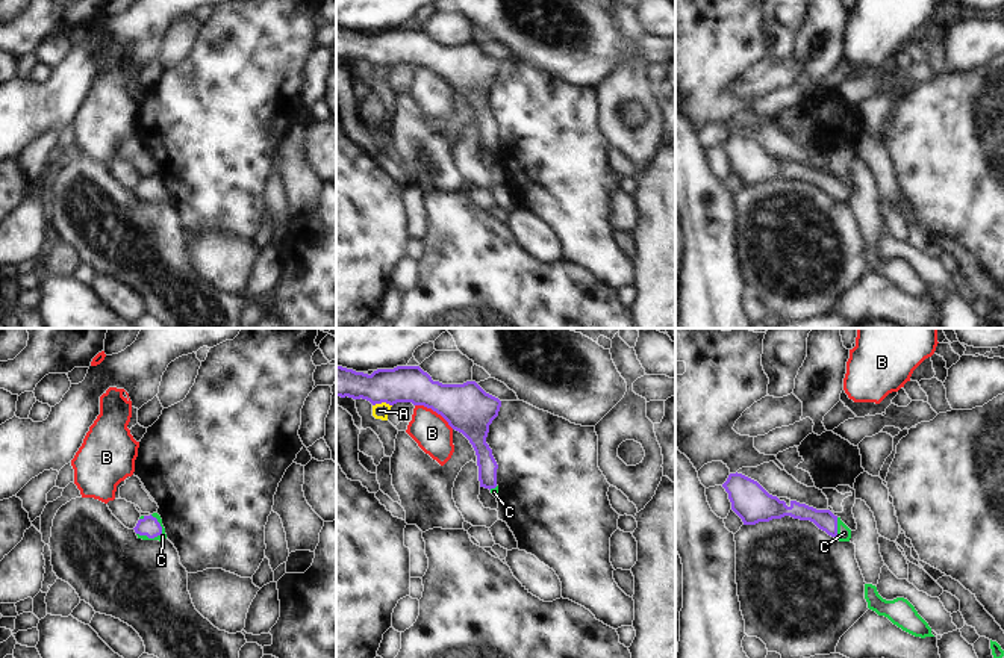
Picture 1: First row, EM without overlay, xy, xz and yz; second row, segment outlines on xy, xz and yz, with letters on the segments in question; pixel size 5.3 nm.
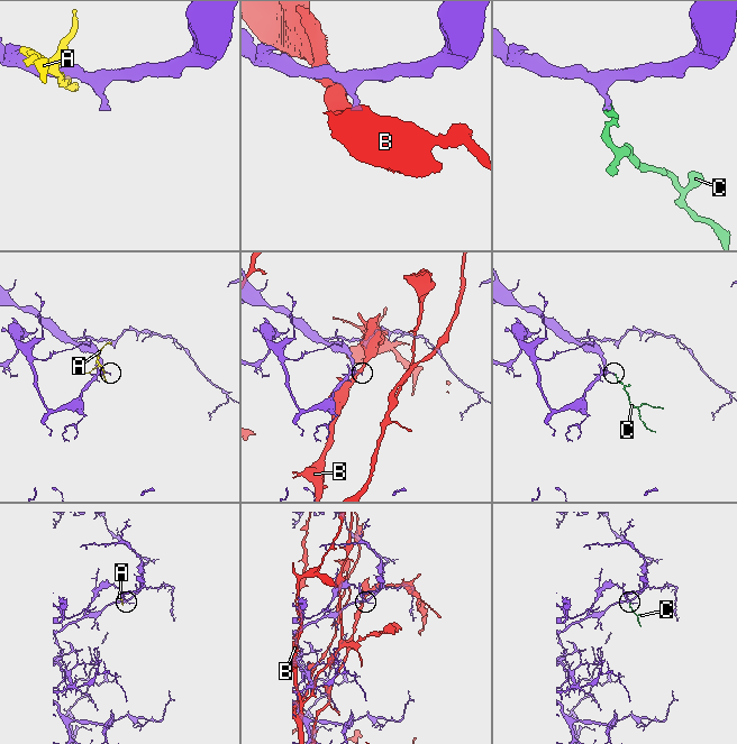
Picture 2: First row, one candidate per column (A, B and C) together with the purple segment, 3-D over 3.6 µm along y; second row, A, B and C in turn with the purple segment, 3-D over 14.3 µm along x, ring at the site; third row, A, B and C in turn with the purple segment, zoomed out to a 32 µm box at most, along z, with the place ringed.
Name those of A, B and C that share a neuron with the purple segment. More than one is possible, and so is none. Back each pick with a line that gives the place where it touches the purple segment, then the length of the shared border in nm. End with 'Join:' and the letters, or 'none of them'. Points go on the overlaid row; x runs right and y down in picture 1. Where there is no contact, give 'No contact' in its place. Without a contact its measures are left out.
C: Touches purple at xy (152, 537). Shared border 150 nm
Join: C.

